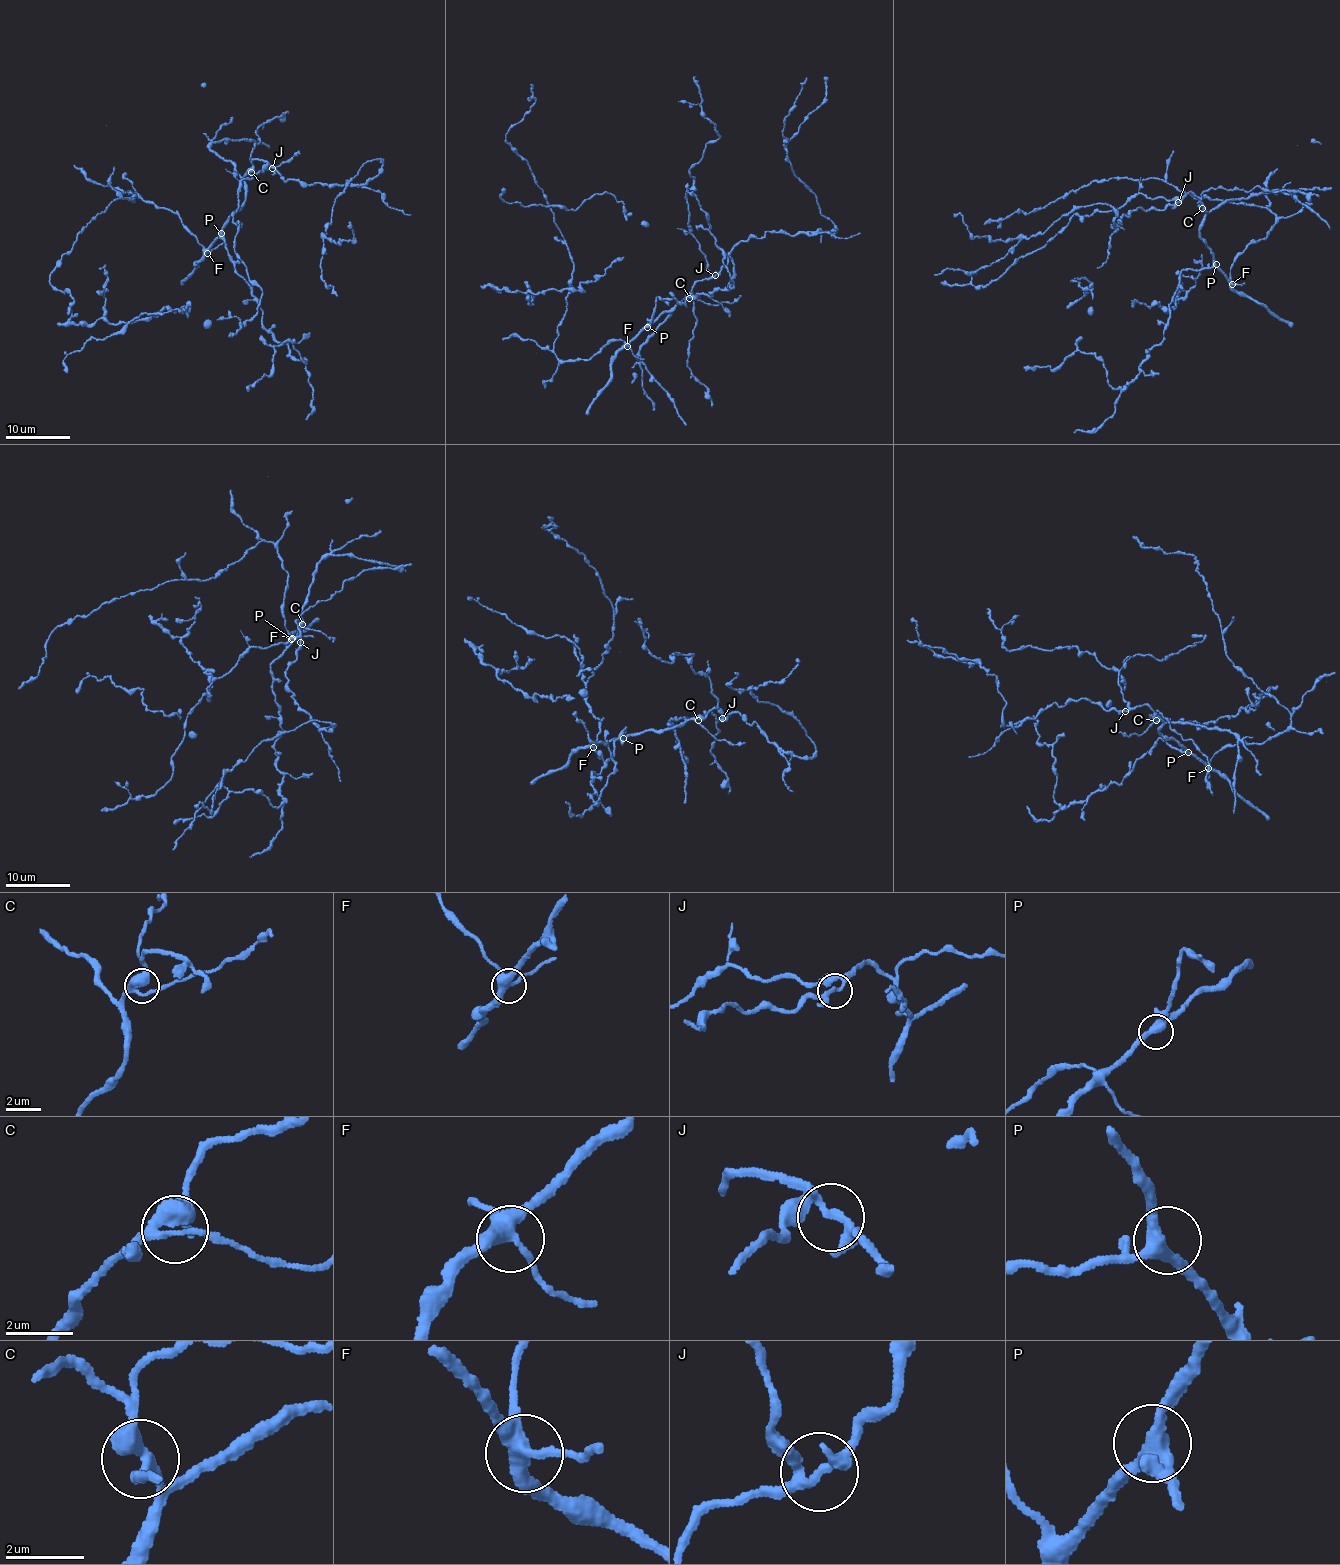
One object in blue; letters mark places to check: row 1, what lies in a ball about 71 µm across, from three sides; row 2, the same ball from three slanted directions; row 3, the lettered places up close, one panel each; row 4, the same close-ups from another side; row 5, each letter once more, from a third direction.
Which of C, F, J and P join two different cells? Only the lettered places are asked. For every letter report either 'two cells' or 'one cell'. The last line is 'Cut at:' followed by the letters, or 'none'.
C: one cell
F: one cell
J: one cell
P: one cell
Cut at: none

